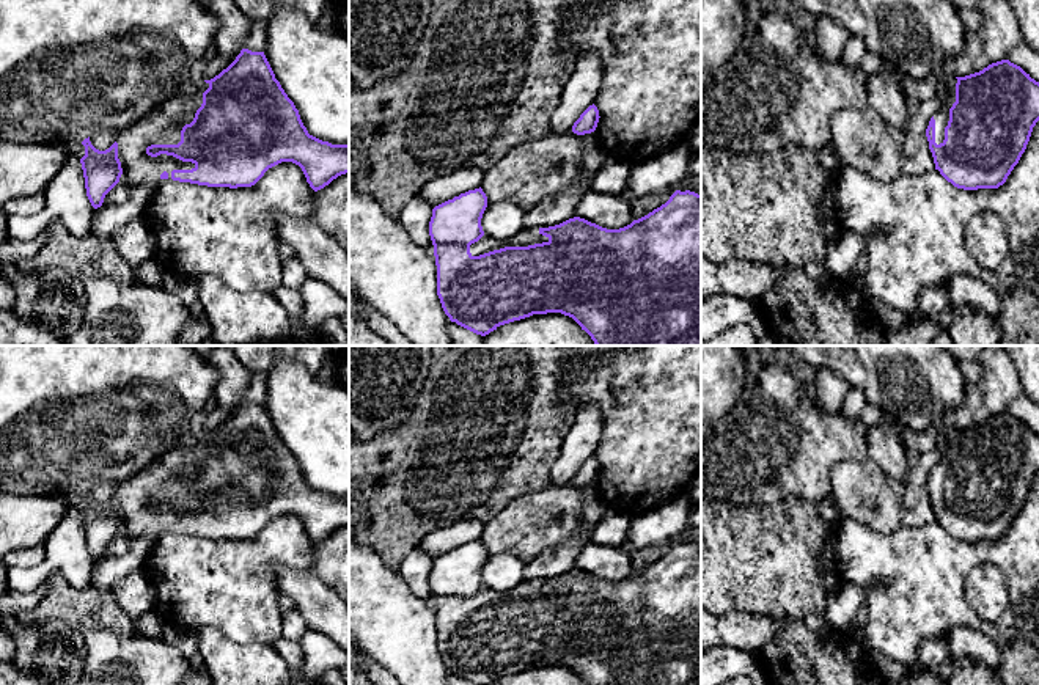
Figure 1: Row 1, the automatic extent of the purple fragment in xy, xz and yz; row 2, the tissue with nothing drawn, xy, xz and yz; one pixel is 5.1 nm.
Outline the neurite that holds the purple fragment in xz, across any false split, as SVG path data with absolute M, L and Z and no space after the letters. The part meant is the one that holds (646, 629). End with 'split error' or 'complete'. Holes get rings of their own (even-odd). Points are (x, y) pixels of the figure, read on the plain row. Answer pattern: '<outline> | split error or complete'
M479 539L432 561L429 588L437 617L437 647L451 674L473 685L490 685L500 677L533 666L561 665L572 669L586 685L701 685L701 547L690 542L676 542L665 556L619 581L607 581L585 570L574 569L549 580L522 581L505 592L497 592L484 586L481 570L486 559L487 548Z | split error

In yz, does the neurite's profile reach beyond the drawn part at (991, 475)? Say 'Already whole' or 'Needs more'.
Needs more

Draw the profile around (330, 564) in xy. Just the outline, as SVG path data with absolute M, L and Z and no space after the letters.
M349 525L314 544L310 570L349 606Z

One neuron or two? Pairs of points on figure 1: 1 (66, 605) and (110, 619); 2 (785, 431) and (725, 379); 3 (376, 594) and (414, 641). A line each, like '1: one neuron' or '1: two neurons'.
1: one neuron
2: two neurons
3: one neuron

